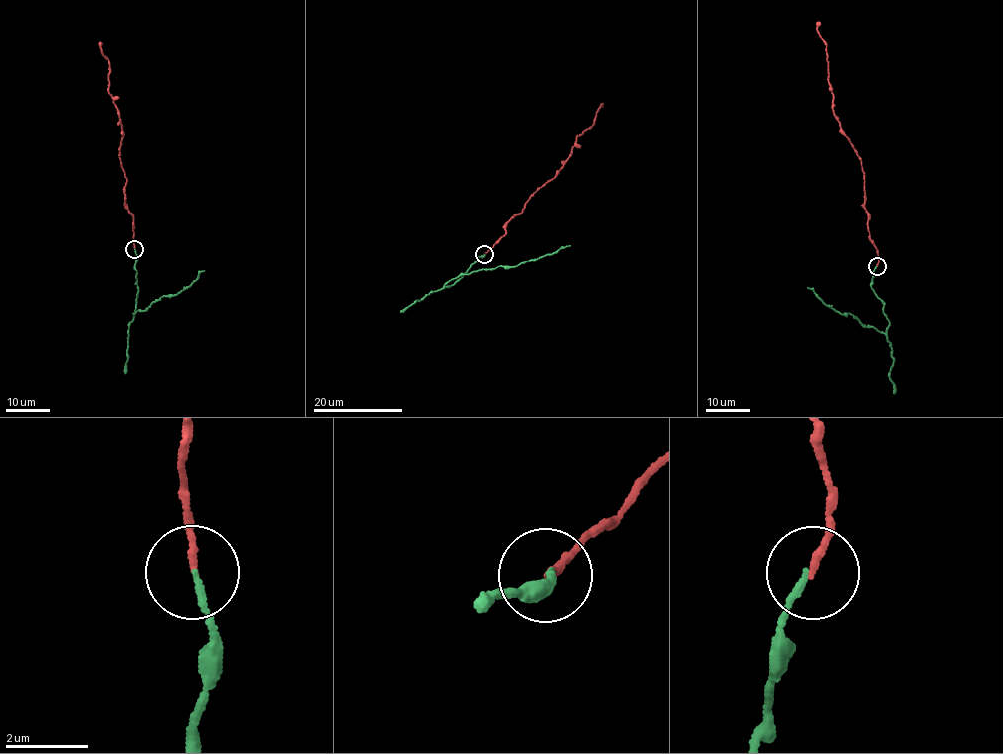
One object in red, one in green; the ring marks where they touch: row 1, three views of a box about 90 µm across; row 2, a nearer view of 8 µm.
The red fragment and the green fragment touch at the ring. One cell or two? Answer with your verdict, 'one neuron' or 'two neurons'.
one neuron

